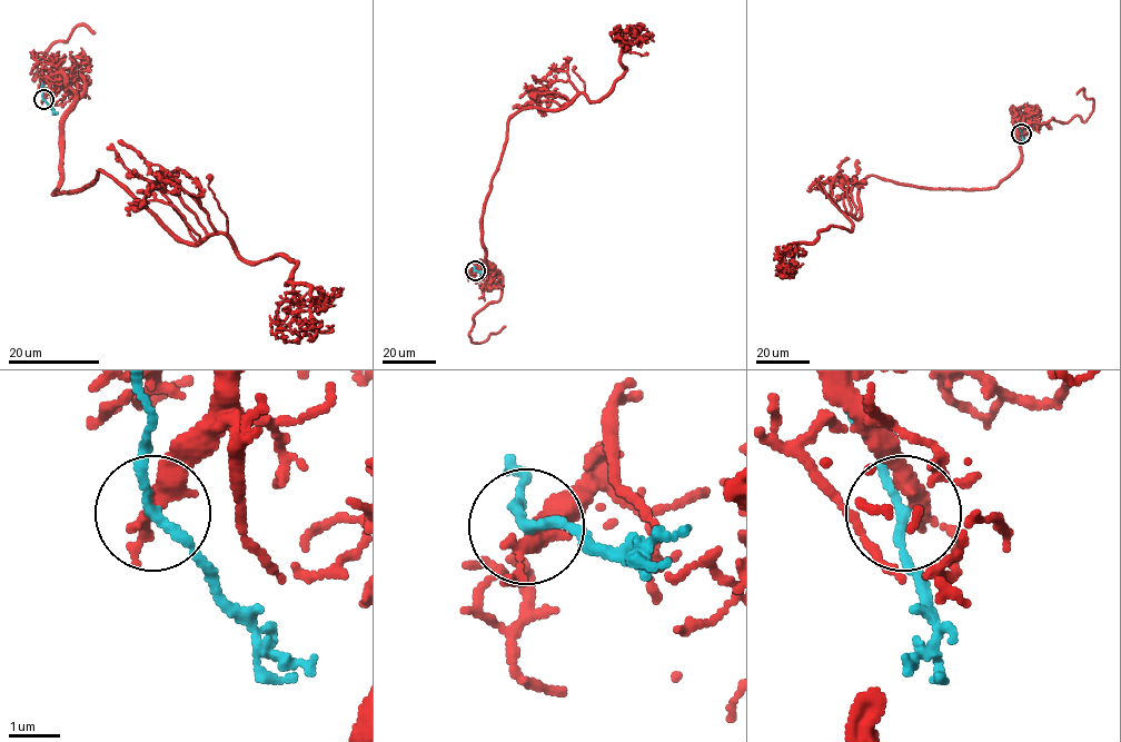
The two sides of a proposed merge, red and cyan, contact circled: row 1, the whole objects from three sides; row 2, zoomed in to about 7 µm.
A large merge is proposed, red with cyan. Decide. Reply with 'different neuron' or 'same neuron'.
same neuron

